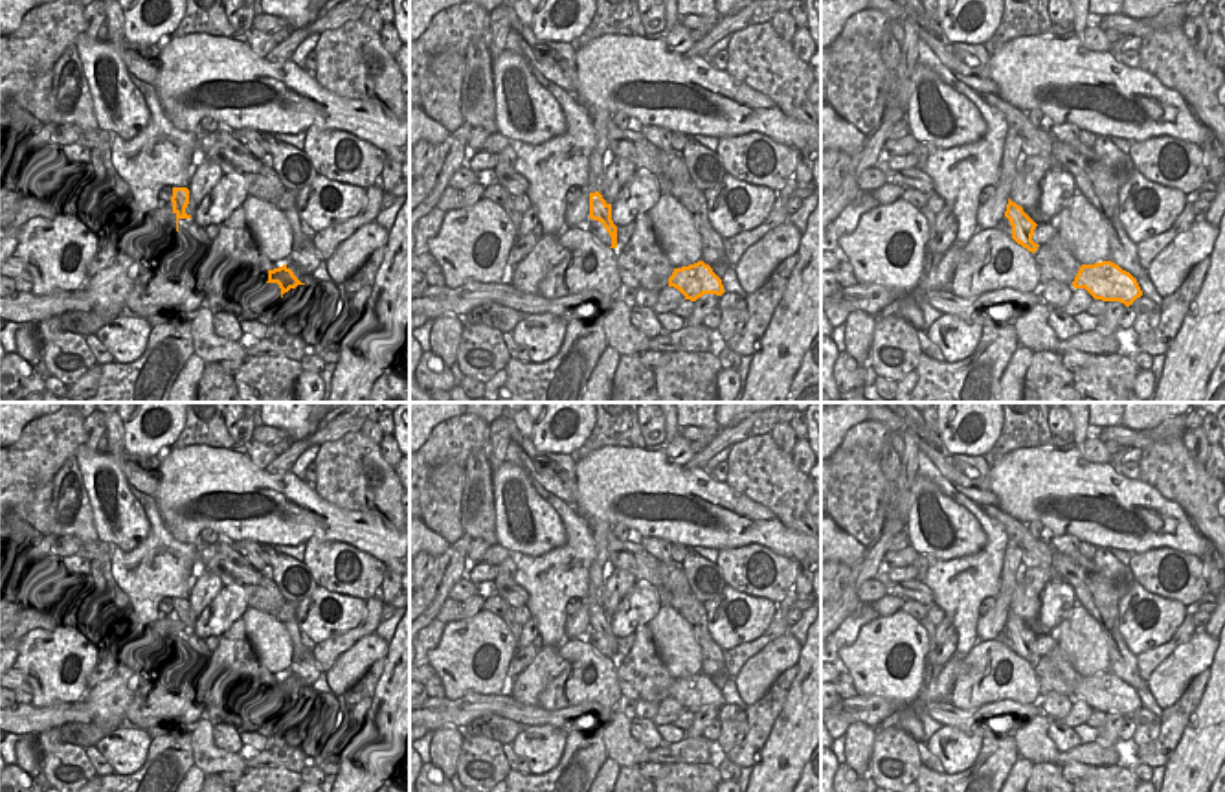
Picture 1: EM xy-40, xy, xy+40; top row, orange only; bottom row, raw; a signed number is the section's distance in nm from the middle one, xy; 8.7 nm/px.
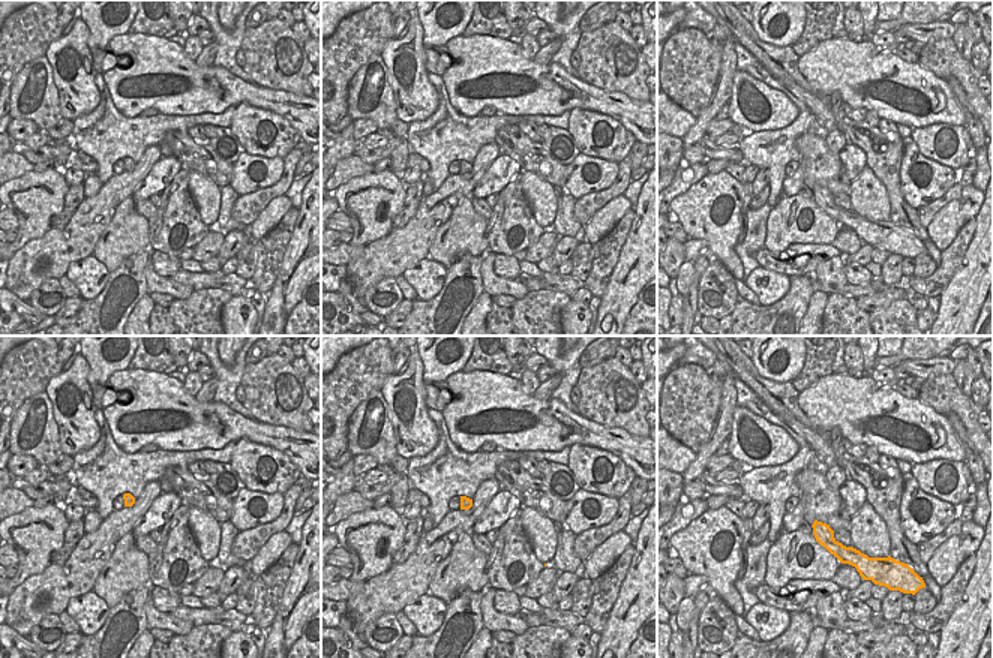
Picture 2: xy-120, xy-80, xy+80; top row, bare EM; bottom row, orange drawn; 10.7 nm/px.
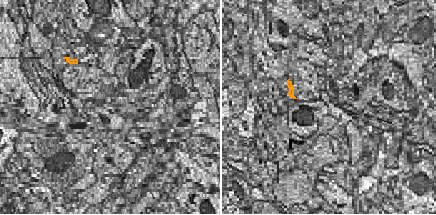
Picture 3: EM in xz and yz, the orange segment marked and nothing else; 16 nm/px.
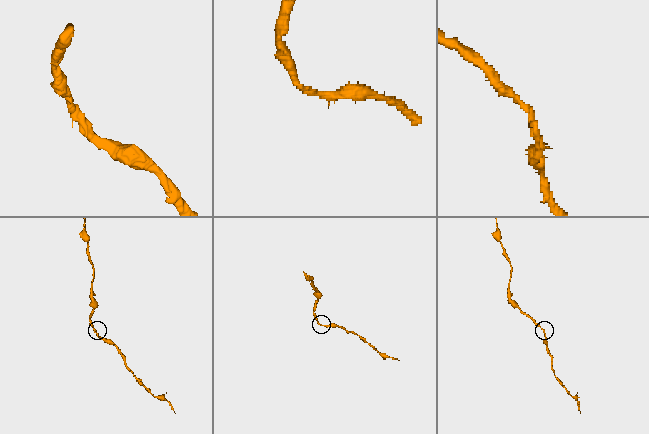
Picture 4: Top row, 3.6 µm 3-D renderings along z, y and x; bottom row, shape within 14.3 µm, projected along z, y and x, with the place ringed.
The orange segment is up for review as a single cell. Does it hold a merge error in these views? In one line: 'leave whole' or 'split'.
leave whole

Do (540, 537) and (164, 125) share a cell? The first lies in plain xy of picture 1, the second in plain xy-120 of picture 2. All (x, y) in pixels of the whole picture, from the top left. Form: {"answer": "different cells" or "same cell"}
{"answer": "different cells"}

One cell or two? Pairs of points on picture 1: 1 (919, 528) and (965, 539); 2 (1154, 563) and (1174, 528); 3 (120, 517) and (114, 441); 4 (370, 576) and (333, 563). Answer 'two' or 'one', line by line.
1: one
2: two
3: one
4: one

